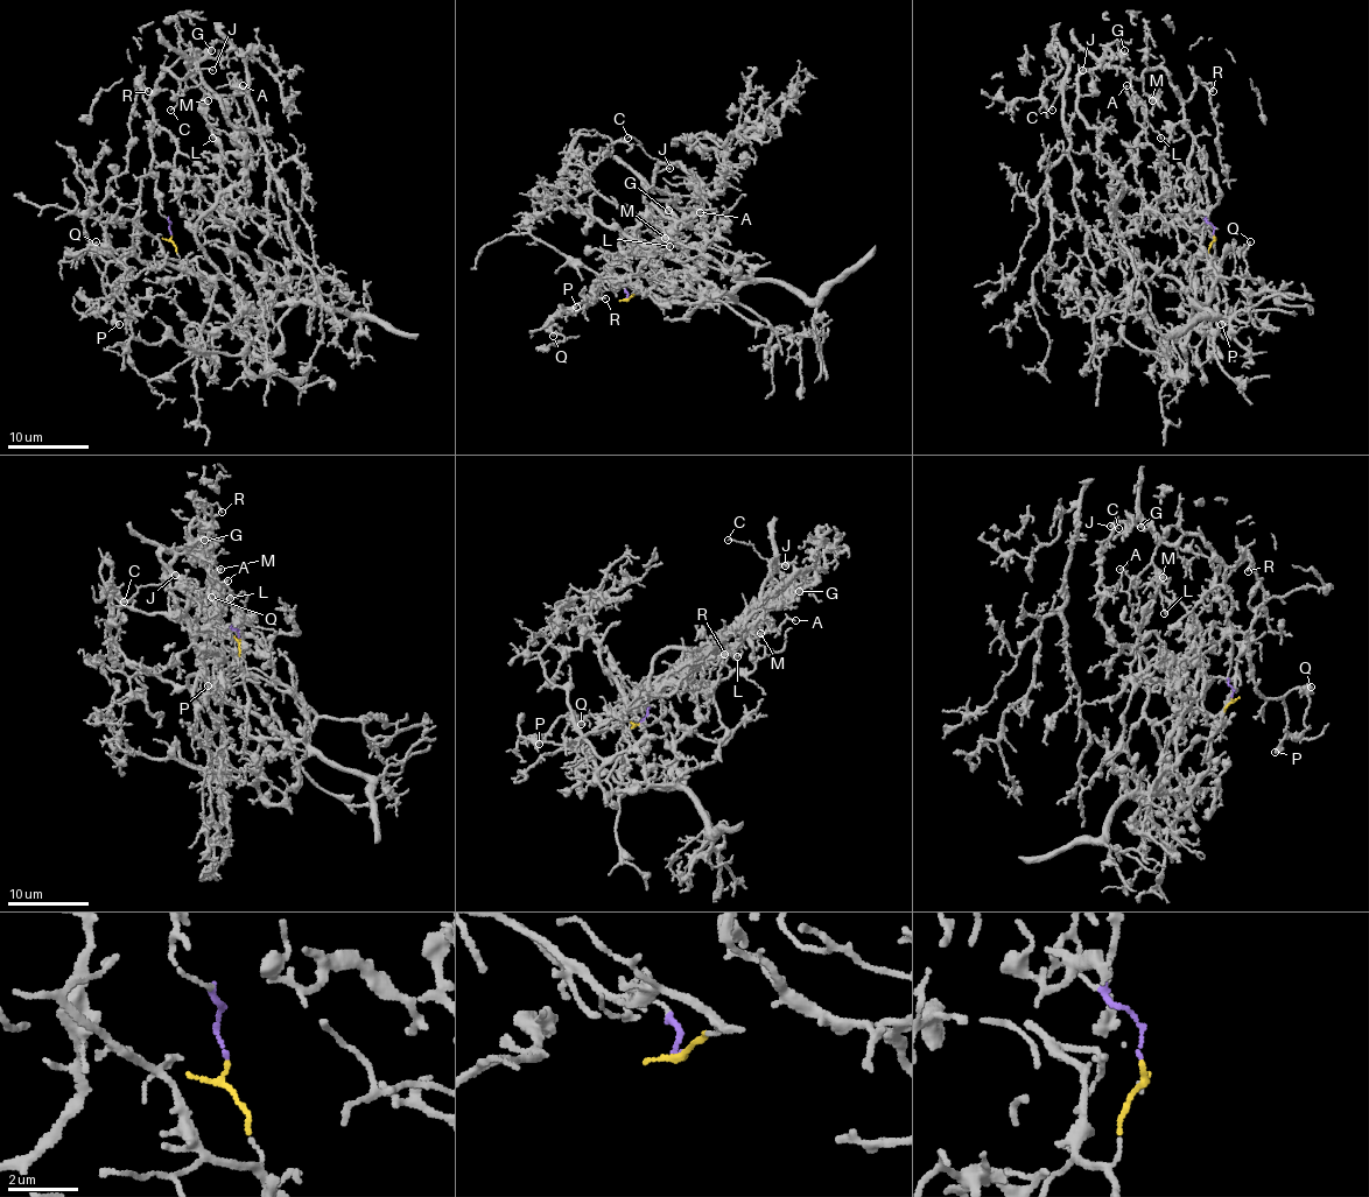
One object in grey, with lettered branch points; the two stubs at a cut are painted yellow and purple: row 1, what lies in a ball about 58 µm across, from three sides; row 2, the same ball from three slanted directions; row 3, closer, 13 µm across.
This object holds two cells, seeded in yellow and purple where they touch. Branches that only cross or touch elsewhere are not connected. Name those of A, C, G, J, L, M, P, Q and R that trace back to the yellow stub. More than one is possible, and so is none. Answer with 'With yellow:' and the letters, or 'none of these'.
With yellow: none of these

